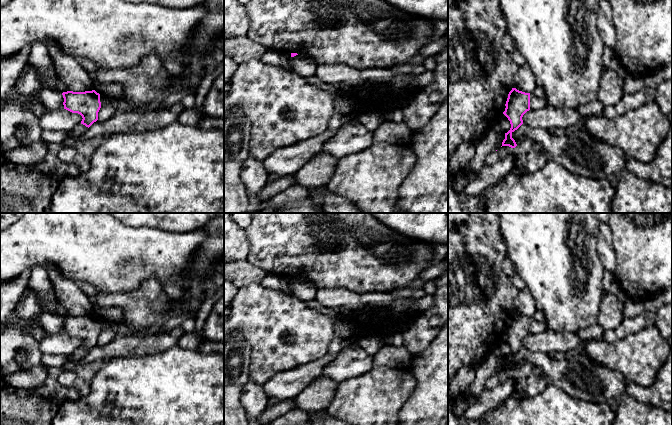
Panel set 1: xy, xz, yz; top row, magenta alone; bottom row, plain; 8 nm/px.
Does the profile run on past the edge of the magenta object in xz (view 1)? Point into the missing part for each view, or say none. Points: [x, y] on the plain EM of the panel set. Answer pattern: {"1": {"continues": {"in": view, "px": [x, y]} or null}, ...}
{"1": {"continues": null}}

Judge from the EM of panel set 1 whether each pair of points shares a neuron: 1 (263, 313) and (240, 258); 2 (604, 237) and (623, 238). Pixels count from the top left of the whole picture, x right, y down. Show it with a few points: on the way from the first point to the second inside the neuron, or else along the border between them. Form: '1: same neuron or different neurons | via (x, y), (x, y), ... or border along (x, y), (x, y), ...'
1: different neurons | border along (259, 283), (247, 284), (239, 288)
2: different neurons | border along (607, 223), (611, 231), (611, 242), (616, 260)

